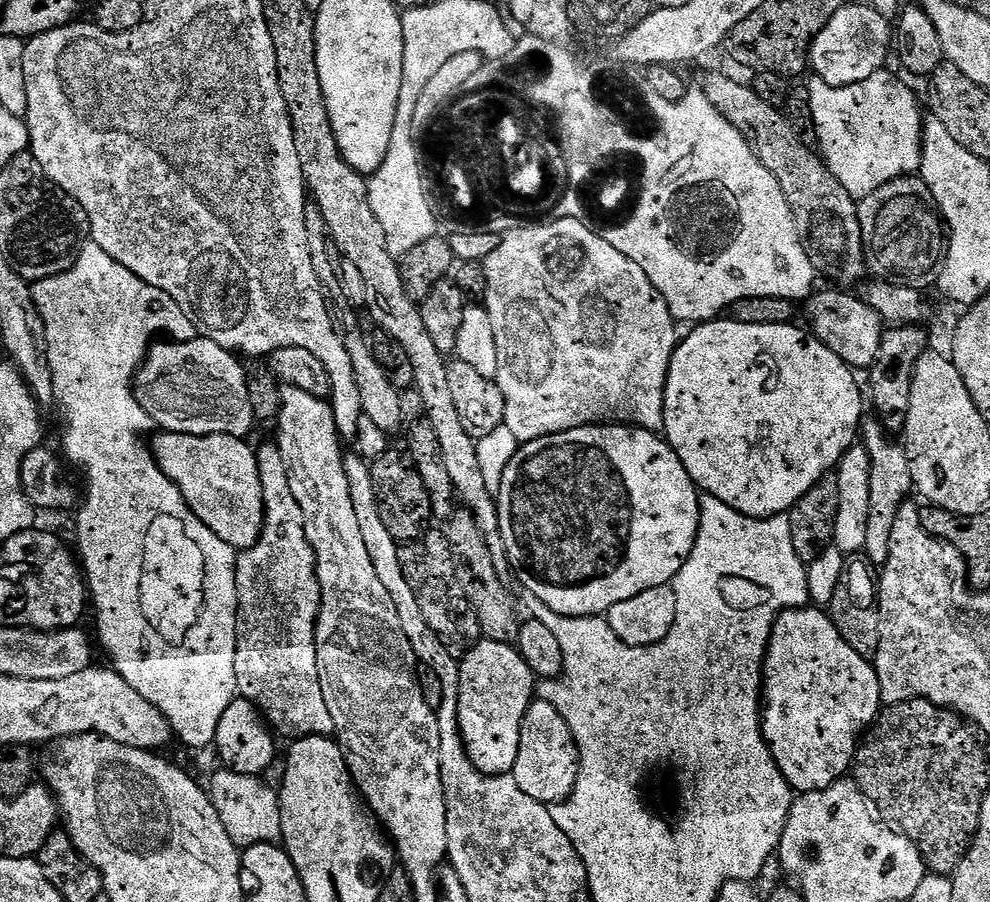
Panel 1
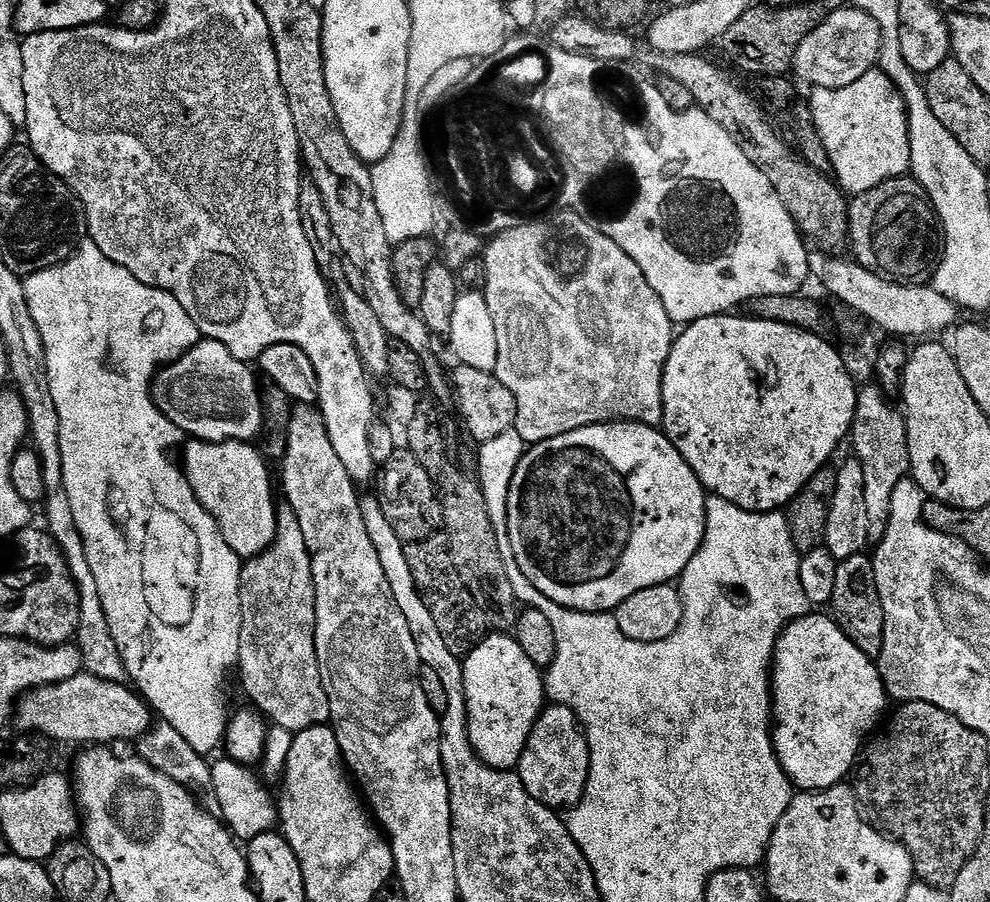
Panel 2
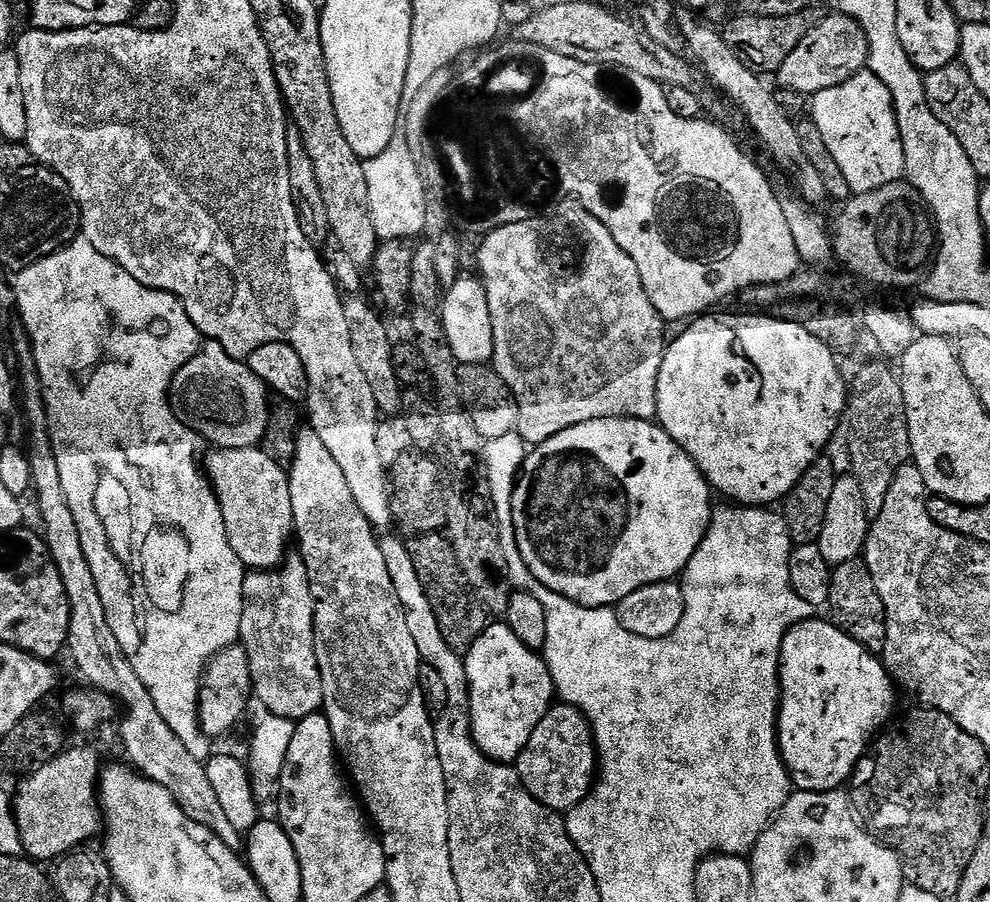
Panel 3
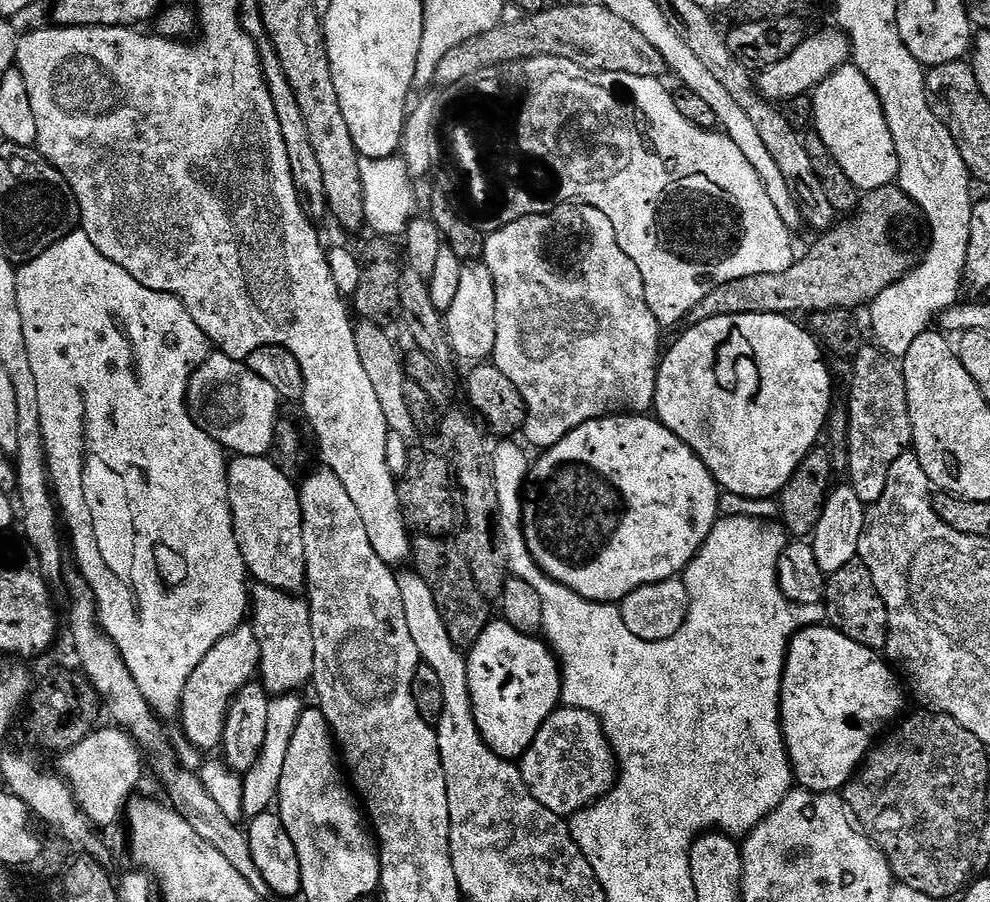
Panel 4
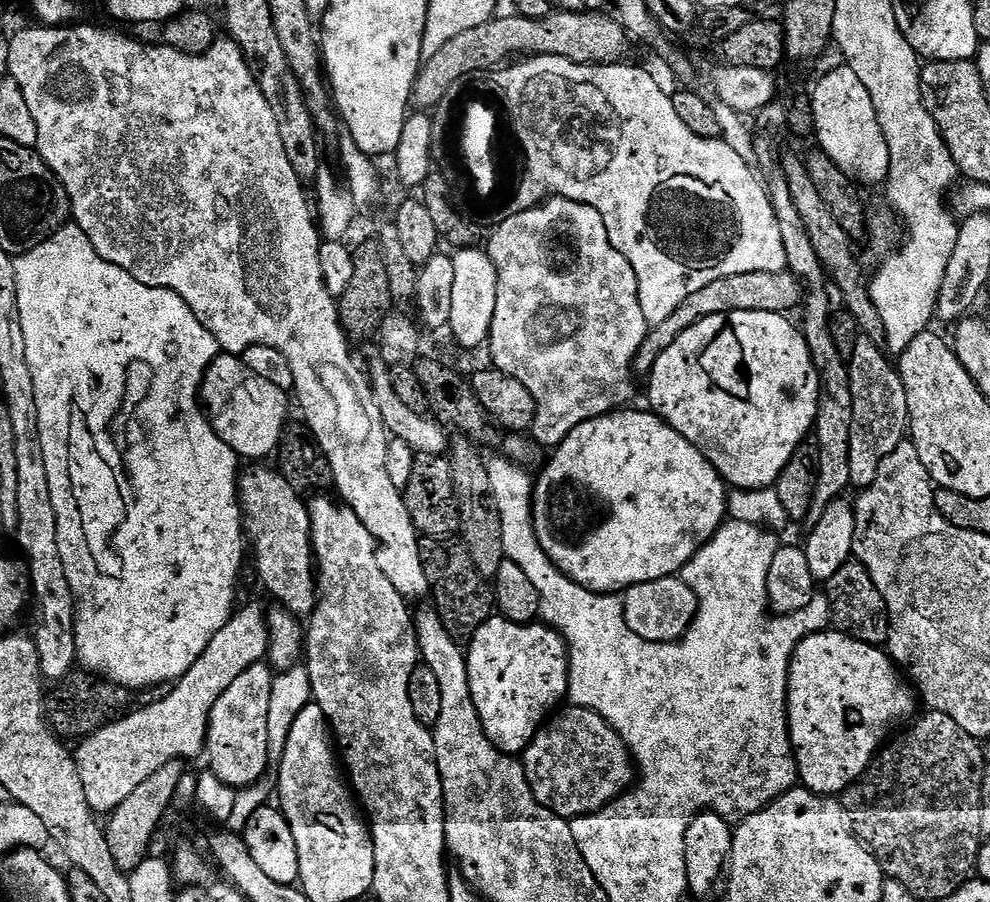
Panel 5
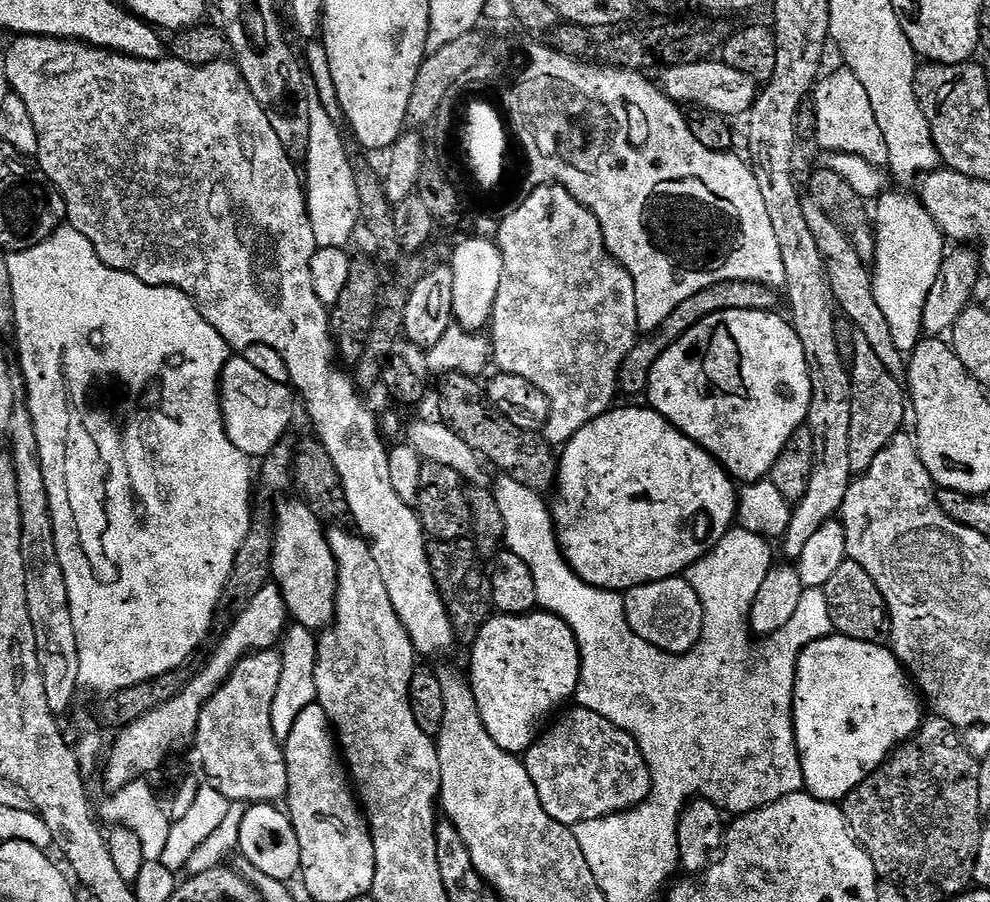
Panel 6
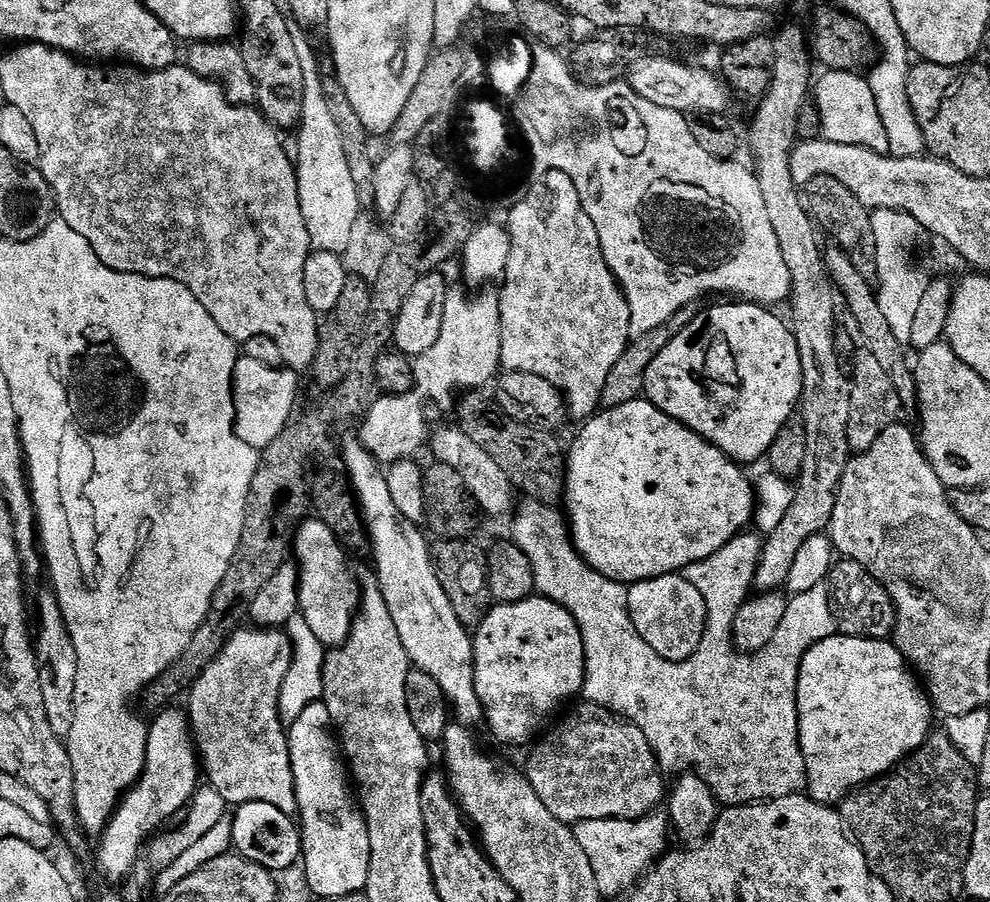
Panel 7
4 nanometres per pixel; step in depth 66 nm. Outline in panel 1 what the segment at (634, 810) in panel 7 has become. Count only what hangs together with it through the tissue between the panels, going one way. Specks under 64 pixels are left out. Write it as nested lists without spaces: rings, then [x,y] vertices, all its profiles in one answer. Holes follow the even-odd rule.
[[[543,698],[533,699],[528,705],[526,714],[522,718],[522,738],[518,742],[518,762],[514,762],[510,775],[514,782],[518,782],[518,790],[522,790],[534,802],[542,802],[546,805],[560,804],[568,800],[574,790],[574,784],[578,782],[580,773],[580,751],[574,742],[574,734],[562,718],[559,708],[555,708],[550,700]]]

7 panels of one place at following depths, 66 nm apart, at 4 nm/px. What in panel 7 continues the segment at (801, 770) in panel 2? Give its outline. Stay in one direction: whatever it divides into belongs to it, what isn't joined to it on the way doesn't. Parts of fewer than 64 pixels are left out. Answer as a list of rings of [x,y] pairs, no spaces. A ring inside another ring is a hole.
[[[833,634],[819,640],[810,646],[800,663],[796,701],[800,753],[806,762],[808,775],[806,792],[819,804],[839,805],[849,792],[855,792],[860,785],[875,780],[877,776],[883,776],[911,752],[918,751],[933,731],[934,709],[927,691],[918,686],[908,661],[891,639],[867,640]]]

